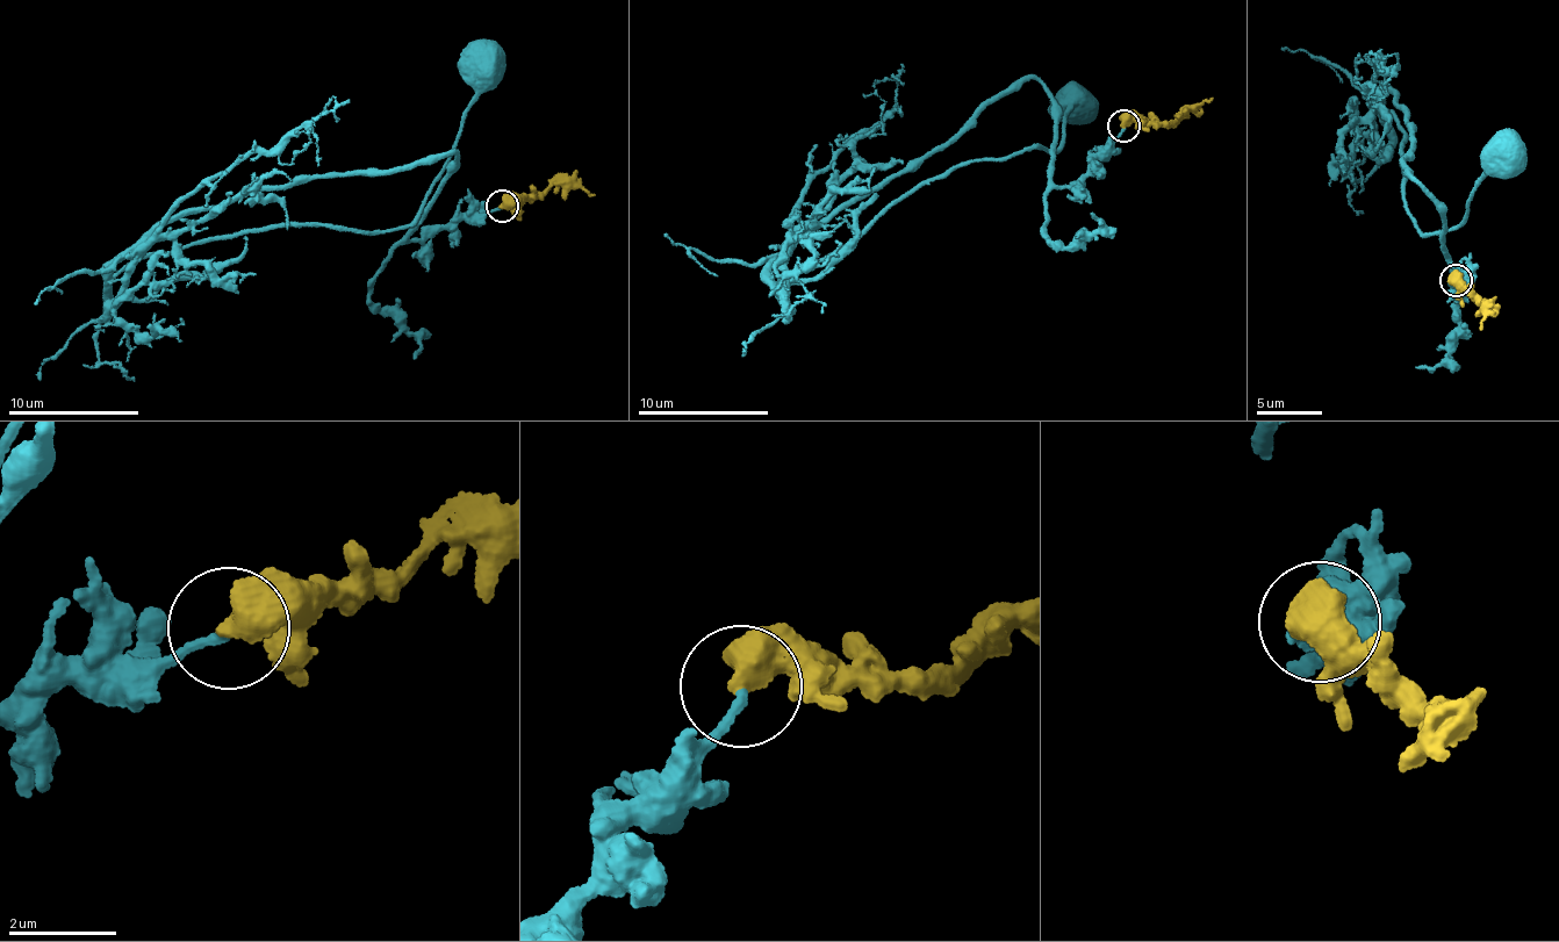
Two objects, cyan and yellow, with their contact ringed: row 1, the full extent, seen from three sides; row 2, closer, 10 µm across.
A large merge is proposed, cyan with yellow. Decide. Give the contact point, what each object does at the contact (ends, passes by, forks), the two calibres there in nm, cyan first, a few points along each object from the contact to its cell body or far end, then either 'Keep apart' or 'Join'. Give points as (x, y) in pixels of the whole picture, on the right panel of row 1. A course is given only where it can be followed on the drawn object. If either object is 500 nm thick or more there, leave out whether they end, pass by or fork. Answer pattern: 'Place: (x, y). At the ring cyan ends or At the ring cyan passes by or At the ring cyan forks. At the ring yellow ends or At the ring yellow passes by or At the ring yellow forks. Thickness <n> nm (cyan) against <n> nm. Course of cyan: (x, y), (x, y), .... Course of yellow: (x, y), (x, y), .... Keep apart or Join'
Place: (1456, 280). Thickness 160 nm (cyan) against 700 nm. Course of cyan: (1455, 282), (1456, 274), (1463, 277), (1450, 263), (1442, 235), (1459, 224), (1474, 180), (1491, 160), (1506, 151). Course of yellow: (1455, 279), (1488, 306), (1481, 329). Keep apart

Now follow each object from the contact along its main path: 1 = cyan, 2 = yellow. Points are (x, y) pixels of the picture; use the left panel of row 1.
1: (501, 208), (408, 239), (432, 184), (451, 155), (461, 117), (494, 72), (500, 57), (488, 58)
2: (501, 206), (559, 186), (584, 187), (593, 195)

